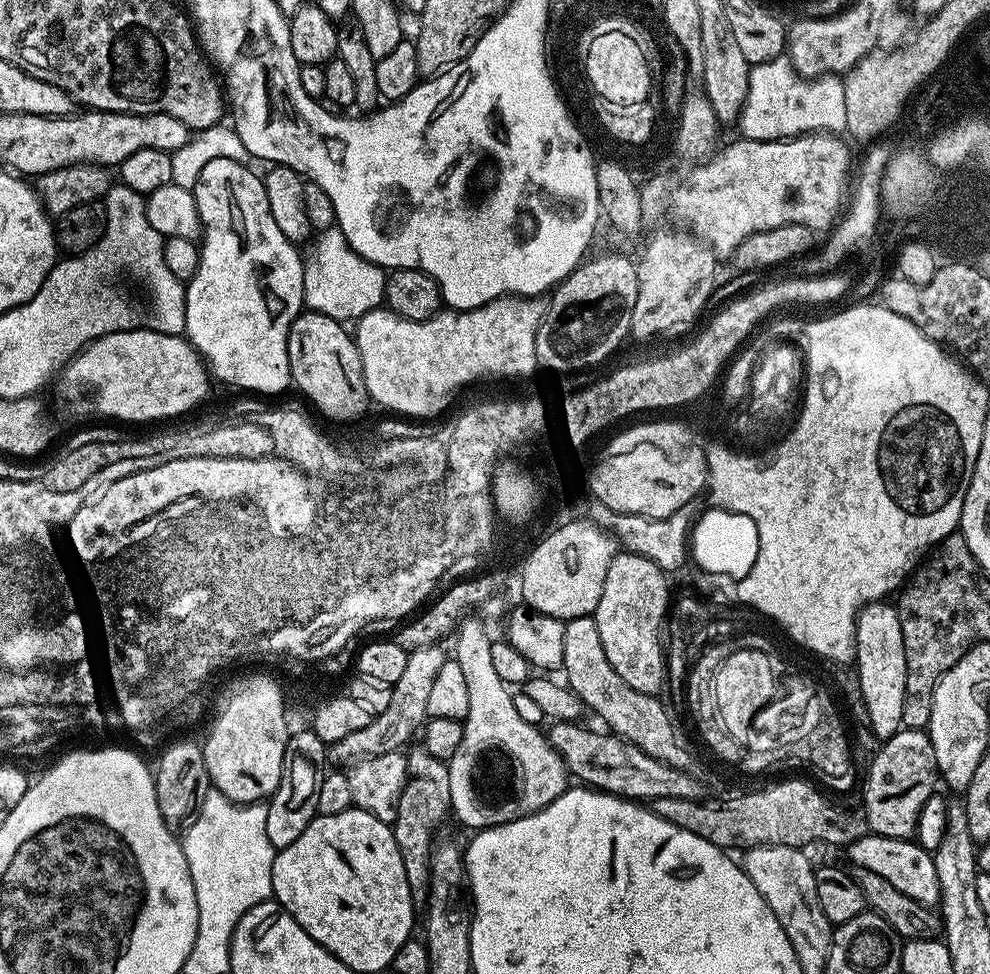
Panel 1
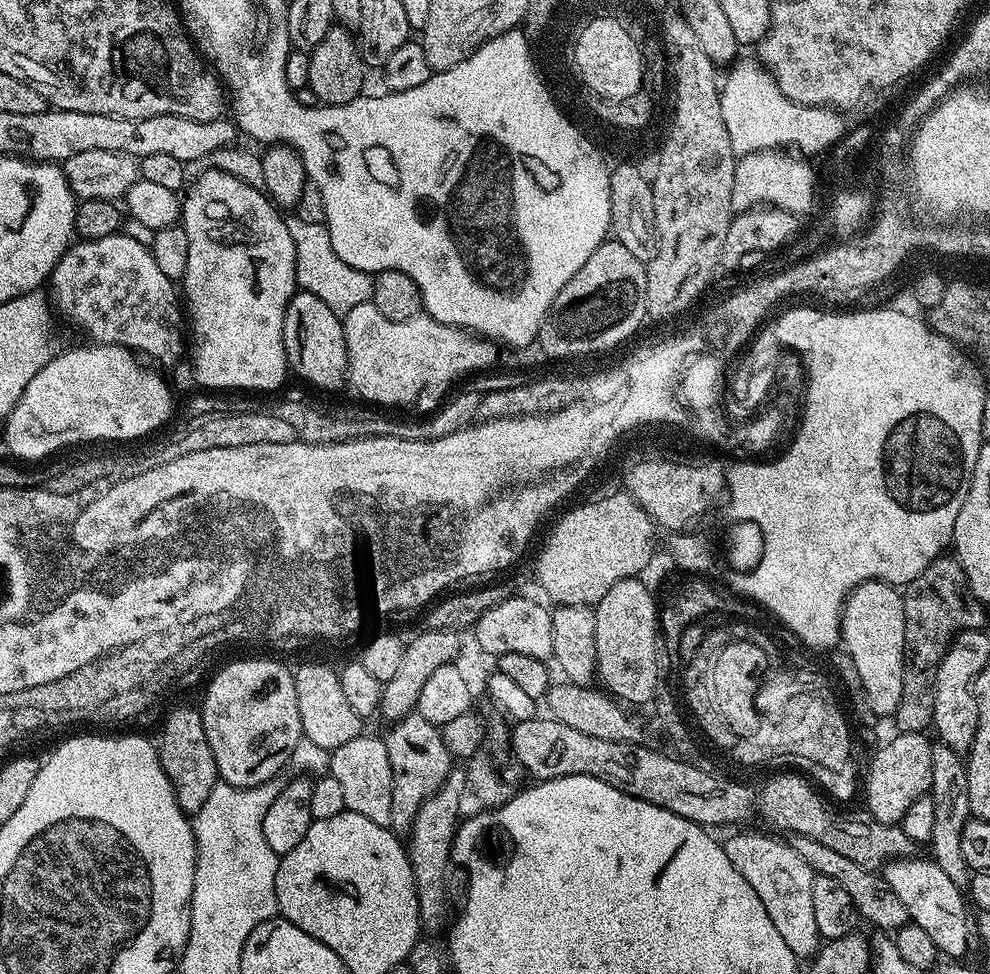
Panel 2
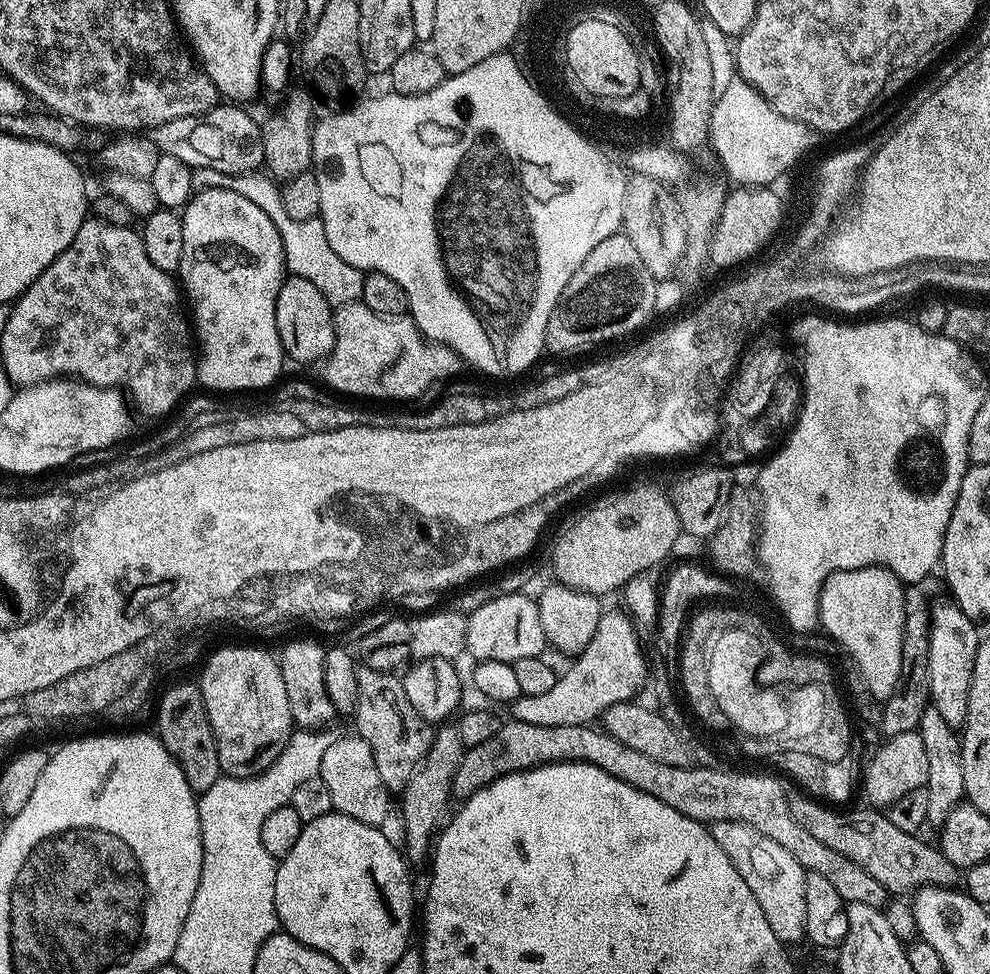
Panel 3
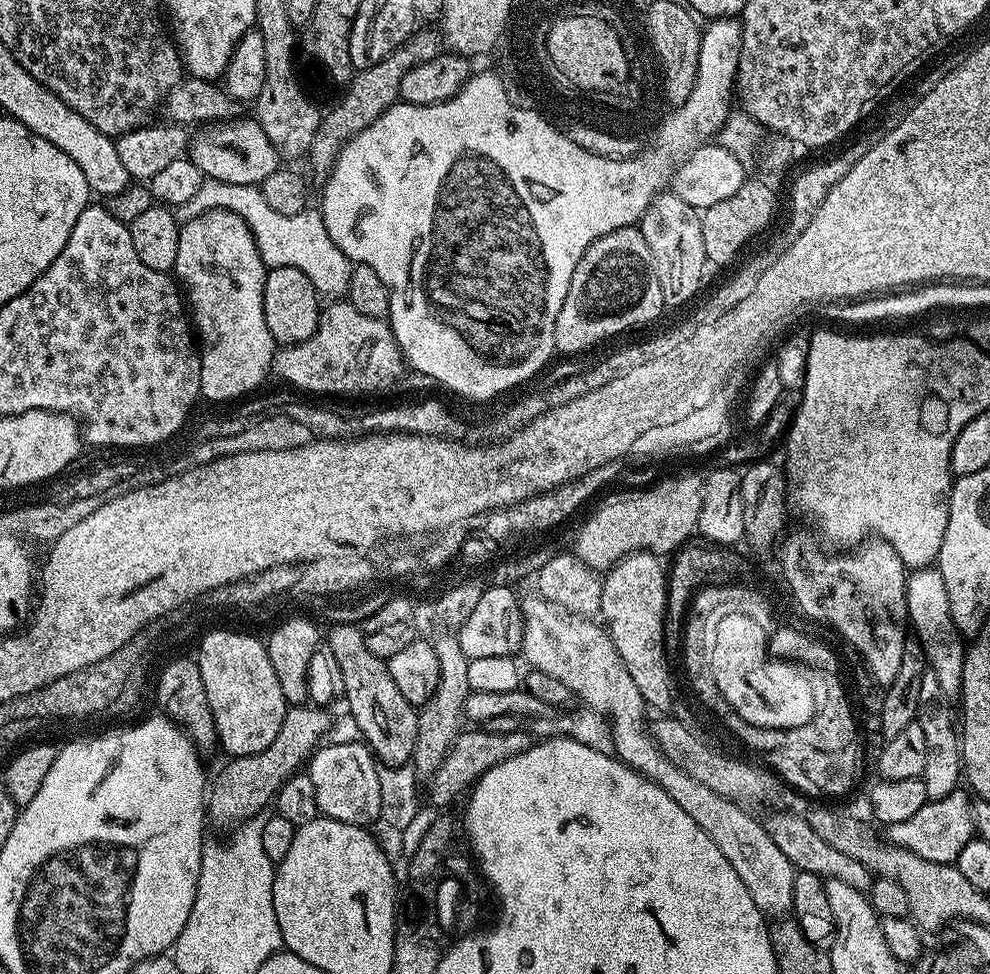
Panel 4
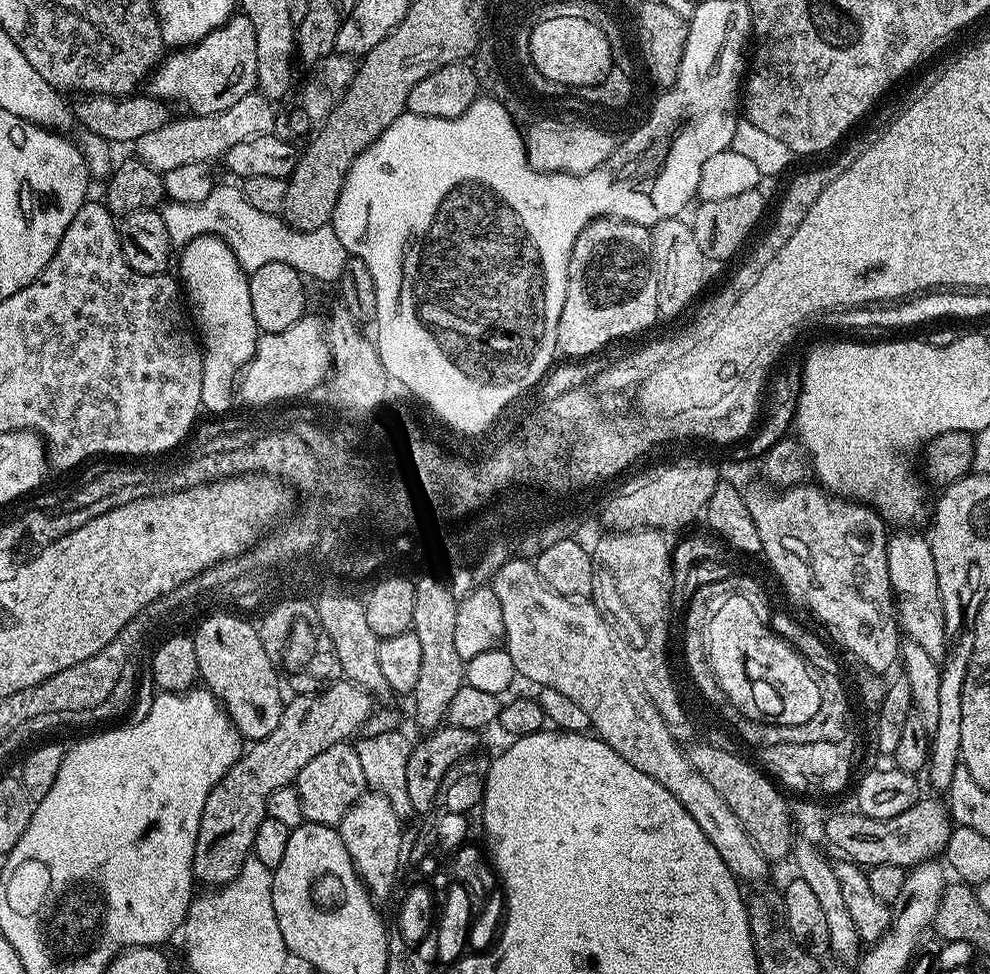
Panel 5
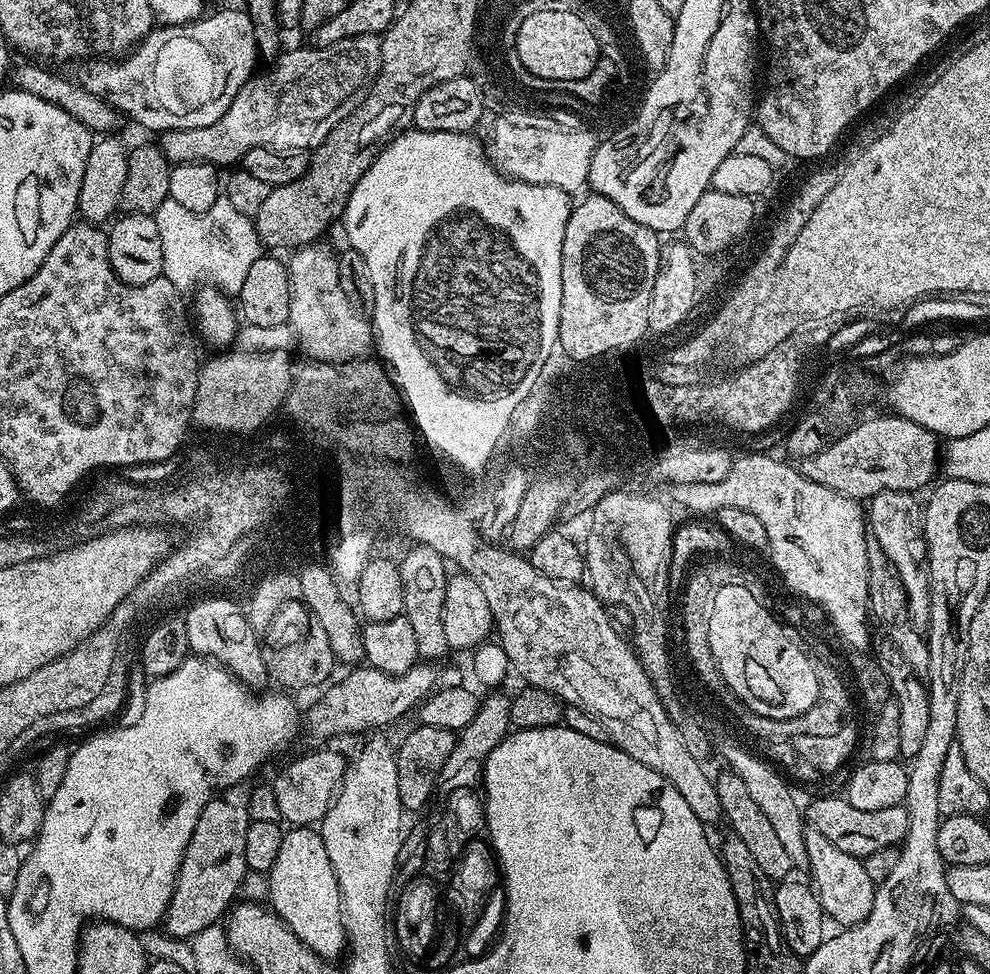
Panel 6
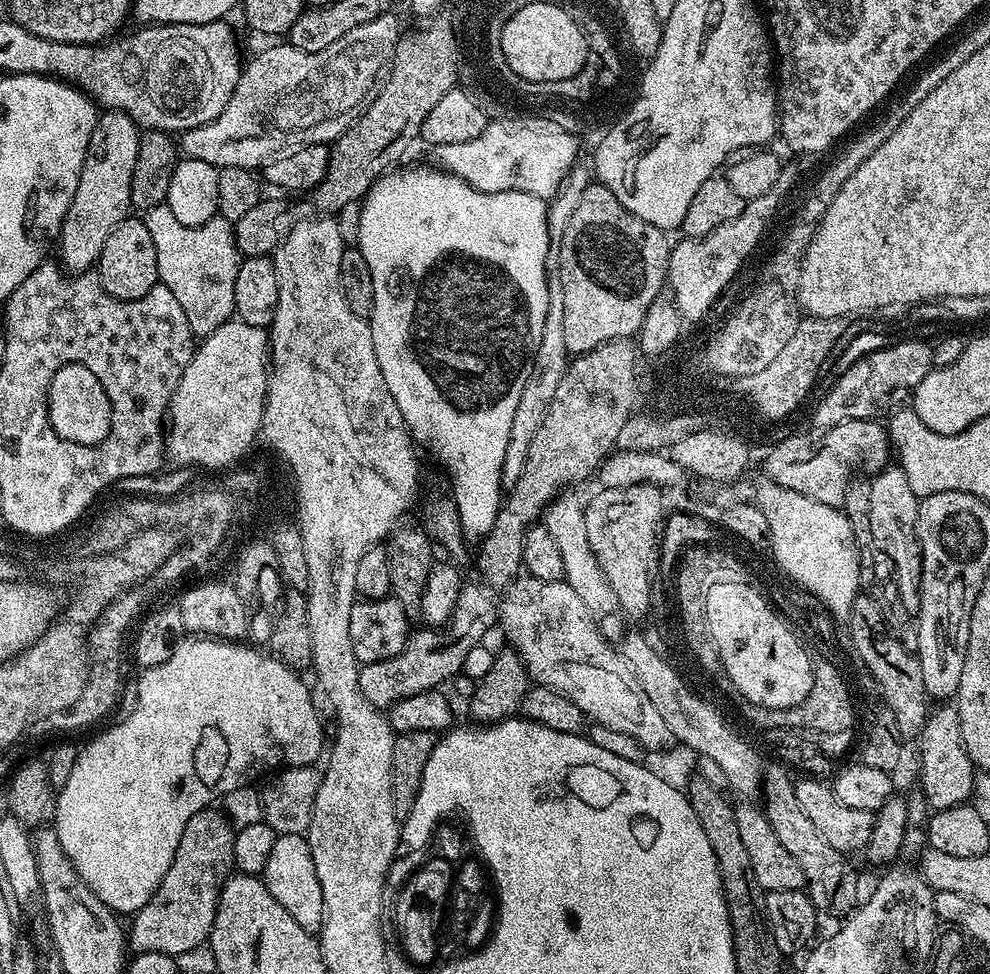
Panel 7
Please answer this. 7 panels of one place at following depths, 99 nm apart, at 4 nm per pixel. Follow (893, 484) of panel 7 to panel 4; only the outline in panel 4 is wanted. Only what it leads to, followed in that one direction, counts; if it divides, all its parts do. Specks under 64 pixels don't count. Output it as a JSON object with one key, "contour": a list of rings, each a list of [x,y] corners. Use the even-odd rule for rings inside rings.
{"contour":[[[929,566],[909,571],[905,592],[908,624],[915,639],[919,640],[920,647],[924,649],[927,667],[934,674],[934,678],[938,678],[938,686],[942,686],[942,694],[950,698],[959,697],[966,640],[954,626],[954,618],[950,618],[950,594],[946,590],[946,582],[942,582],[939,567]]]}

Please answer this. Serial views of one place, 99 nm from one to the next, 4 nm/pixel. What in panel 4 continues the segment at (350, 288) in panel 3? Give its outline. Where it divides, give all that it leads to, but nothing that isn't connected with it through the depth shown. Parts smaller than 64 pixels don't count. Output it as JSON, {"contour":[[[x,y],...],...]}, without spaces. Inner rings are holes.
{"contour":[[[205,179],[202,186],[194,193],[194,198],[182,202],[178,209],[181,221],[198,218],[198,214],[206,214],[210,210],[230,210],[238,214],[248,224],[252,237],[260,251],[265,269],[278,266],[294,266],[310,278],[310,282],[324,298],[344,298],[348,295],[350,274],[353,263],[338,250],[336,243],[326,230],[326,222],[319,211],[305,210],[296,216],[277,214],[270,210],[266,198],[262,198],[259,187],[254,184],[235,184],[234,182],[218,182]]]}

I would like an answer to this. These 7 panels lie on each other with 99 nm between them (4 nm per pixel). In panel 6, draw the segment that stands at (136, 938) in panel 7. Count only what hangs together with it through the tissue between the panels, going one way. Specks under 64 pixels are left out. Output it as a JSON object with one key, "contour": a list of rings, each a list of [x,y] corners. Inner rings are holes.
{"contour":[[[244,786],[225,788],[217,792],[210,802],[206,802],[202,814],[198,814],[198,826],[194,826],[194,834],[190,834],[190,842],[186,846],[186,854],[180,863],[176,885],[162,921],[162,928],[170,935],[177,936],[180,940],[185,939],[184,941],[197,936],[202,930],[217,923],[233,907],[237,899],[236,892],[238,896],[243,889],[244,878],[249,873],[246,866],[246,830],[250,823],[248,794],[249,789]]]}

